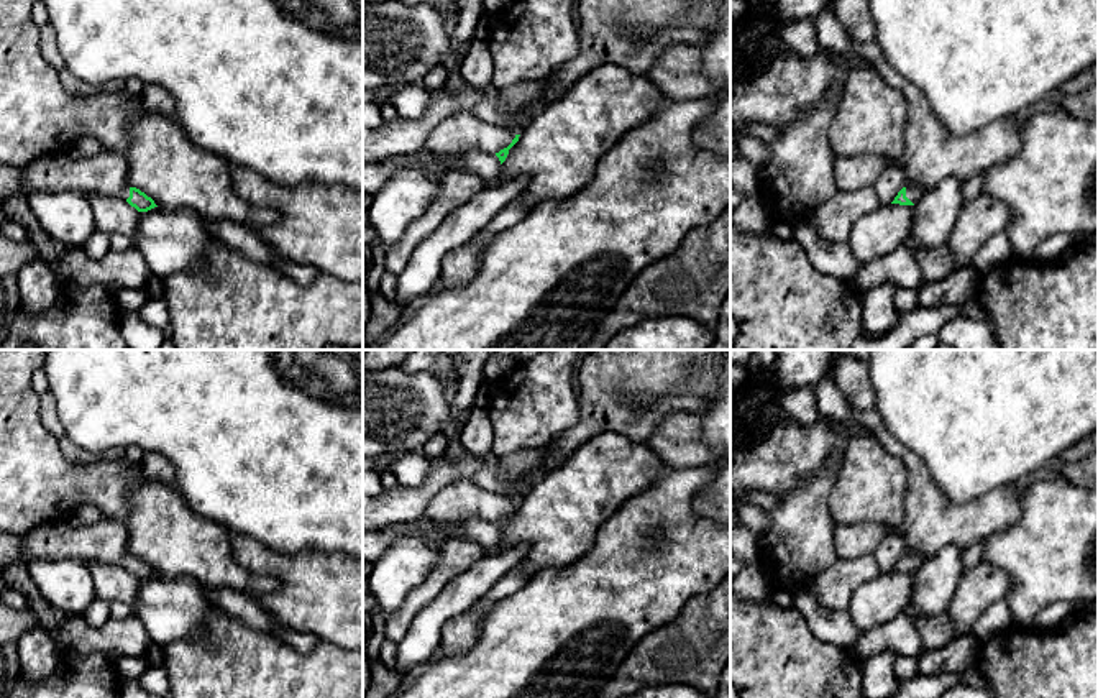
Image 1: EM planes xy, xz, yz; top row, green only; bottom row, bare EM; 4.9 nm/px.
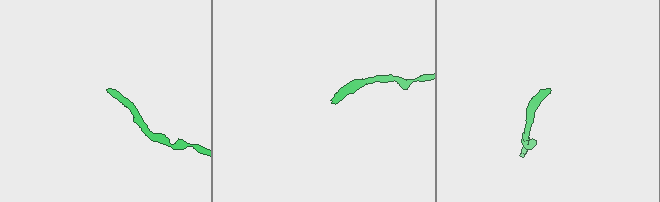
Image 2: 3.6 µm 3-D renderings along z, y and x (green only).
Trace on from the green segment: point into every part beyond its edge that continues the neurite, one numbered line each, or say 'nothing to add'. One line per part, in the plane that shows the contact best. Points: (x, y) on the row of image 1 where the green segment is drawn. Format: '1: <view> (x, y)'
1: yz (913, 191)

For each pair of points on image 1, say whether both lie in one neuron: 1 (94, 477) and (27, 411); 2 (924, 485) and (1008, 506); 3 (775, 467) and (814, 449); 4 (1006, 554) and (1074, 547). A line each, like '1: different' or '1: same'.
1: same
2: same
3: same
4: same

